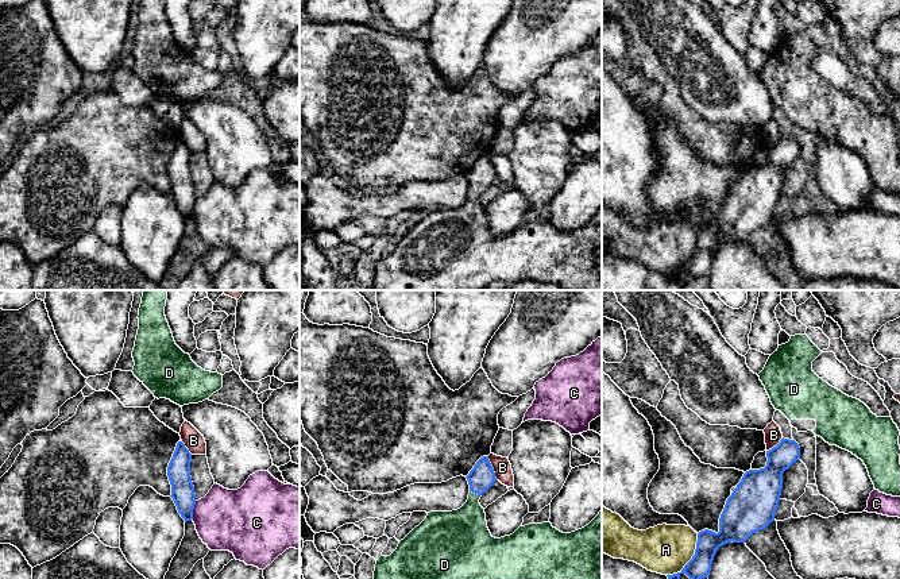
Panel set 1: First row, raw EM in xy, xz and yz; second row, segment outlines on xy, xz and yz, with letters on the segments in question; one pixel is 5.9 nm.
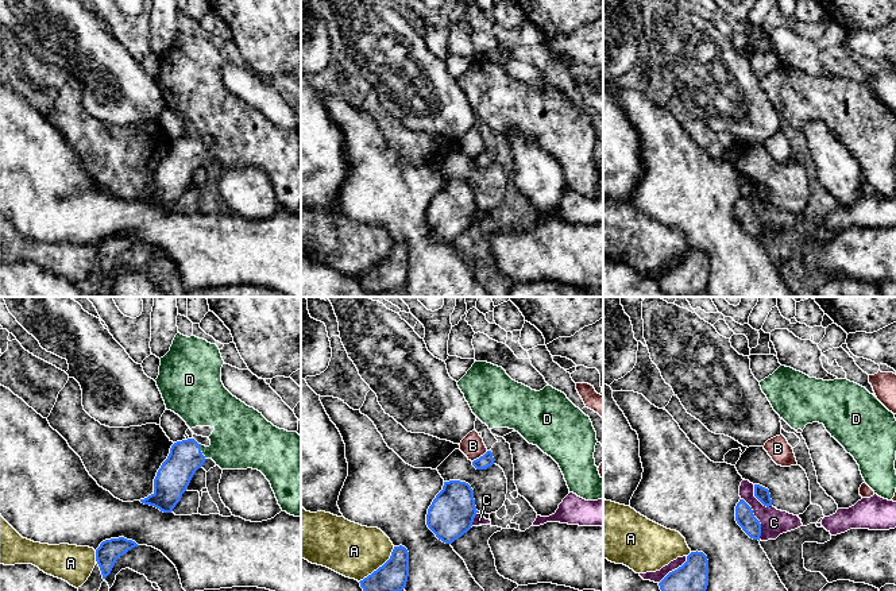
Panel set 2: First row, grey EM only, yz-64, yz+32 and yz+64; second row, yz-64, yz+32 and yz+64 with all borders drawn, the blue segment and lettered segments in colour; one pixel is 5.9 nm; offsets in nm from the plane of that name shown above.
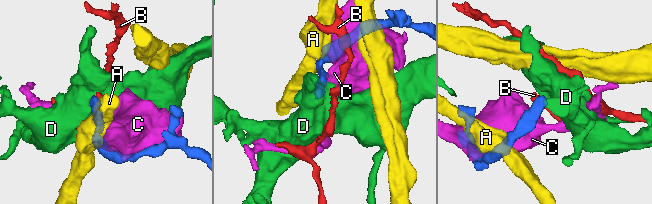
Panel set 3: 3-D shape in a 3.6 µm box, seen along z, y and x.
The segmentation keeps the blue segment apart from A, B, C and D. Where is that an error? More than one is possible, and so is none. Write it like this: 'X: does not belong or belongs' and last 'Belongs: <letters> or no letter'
A: does not belong
B: does not belong
C: does not belong
D: belongs
Belongs: D

